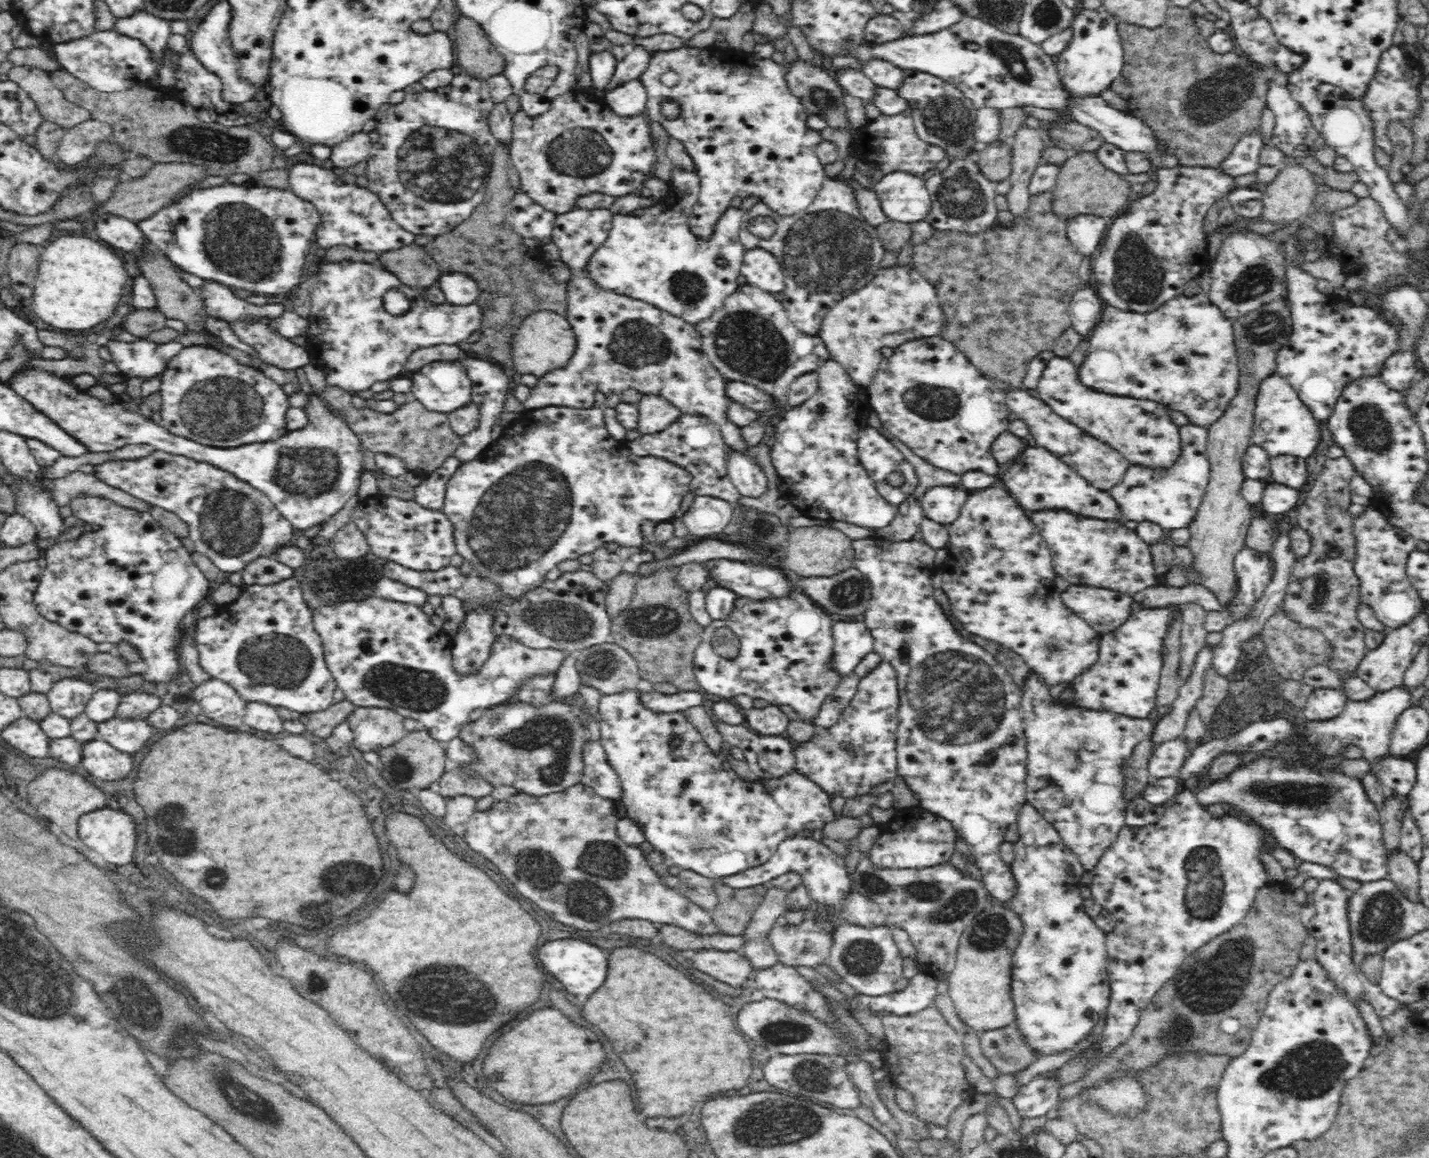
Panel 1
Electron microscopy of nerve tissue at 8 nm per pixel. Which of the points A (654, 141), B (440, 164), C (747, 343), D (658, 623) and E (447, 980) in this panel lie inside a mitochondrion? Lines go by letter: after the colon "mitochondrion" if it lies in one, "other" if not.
A: other
B: mitochondrion
C: mitochondrion
D: mitochondrion
E: mitochondrion

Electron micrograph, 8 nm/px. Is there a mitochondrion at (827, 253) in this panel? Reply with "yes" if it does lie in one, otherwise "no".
yes

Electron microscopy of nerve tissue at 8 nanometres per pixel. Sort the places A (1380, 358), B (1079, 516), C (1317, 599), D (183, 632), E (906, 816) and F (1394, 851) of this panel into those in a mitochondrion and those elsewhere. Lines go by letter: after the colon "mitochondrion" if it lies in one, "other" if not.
A: other
B: other
C: mitochondrion
D: other
E: other
F: other

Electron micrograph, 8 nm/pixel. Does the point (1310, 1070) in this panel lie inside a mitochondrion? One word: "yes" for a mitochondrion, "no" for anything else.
yes

